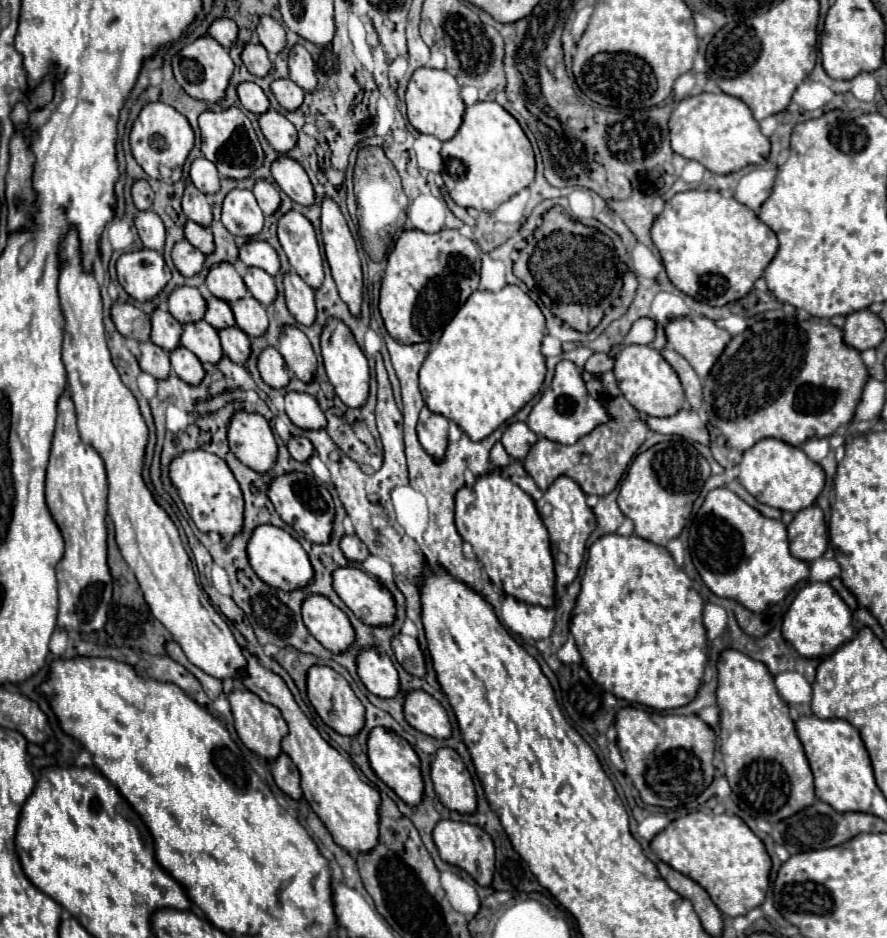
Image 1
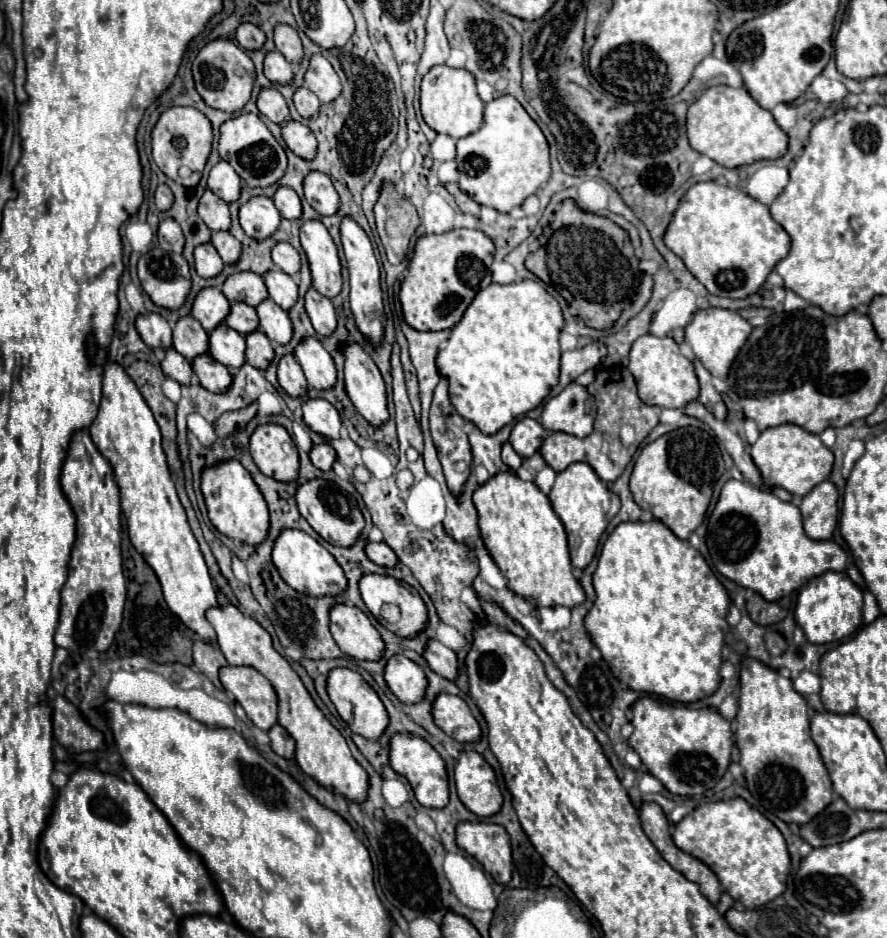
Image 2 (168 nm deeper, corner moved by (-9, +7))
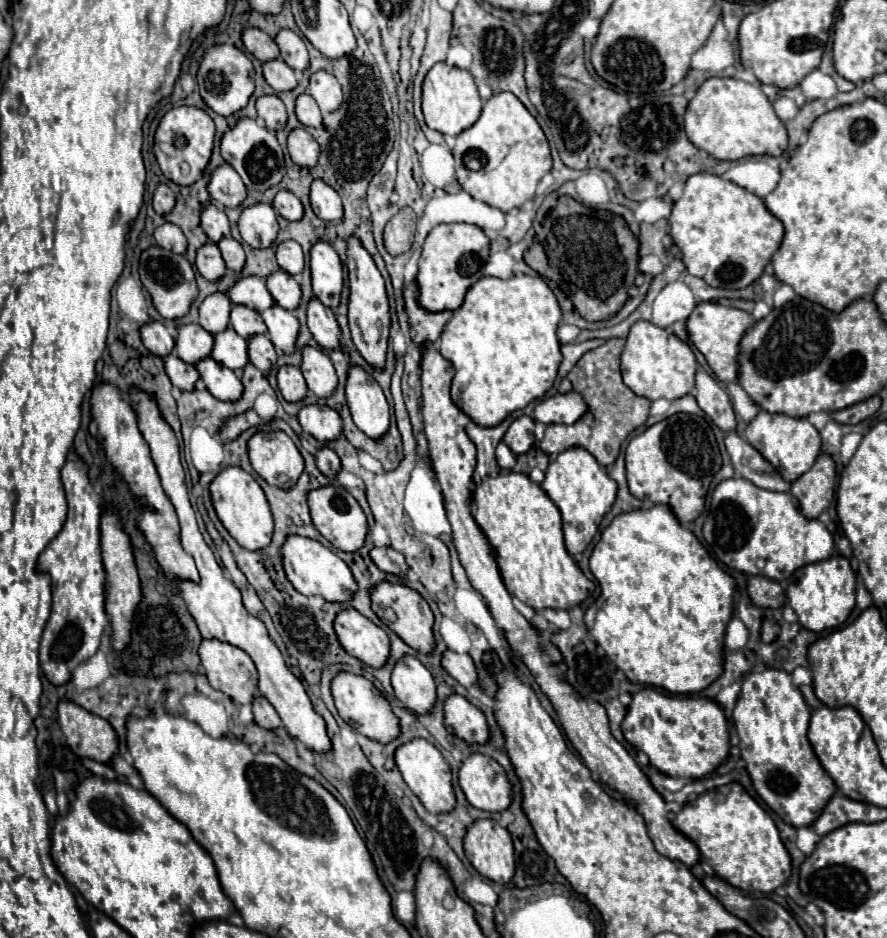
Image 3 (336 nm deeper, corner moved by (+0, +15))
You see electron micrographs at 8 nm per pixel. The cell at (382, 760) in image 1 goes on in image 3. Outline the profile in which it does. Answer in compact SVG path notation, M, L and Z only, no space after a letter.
M416 738L396 750L396 764L404 776L404 782L412 788L412 792L420 798L424 808L432 814L452 812L456 806L456 796L452 788L452 772L446 764L442 752L424 738Z

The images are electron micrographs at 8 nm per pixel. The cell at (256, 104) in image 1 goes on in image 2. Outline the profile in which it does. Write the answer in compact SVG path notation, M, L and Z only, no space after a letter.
M261 88L259 90L257 108L261 114L265 114L275 124L283 124L289 118L289 108L285 104L285 98L275 88Z

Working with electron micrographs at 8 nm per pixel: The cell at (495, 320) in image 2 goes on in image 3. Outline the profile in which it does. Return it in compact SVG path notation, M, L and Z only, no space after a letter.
M496 252L490 260L486 260L484 277L489 276L496 278L482 278L470 288L462 308L454 312L440 336L440 354L456 368L456 376L452 380L452 400L466 416L472 418L472 422L484 428L498 426L514 410L522 410L532 400L542 398L552 388L562 362L560 342L556 338L562 312L548 284L538 276L514 276L514 258L508 252Z

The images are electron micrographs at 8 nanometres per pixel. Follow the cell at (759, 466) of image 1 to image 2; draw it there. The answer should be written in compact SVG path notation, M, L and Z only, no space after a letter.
M781 424L781 426L767 428L765 432L761 432L759 440L751 446L751 458L753 458L755 466L759 468L761 478L763 478L763 482L767 486L779 486L779 488L787 490L793 496L805 496L805 494L809 494L817 484L821 484L821 482L825 482L829 478L831 468L833 468L833 454L831 454L829 448L823 446L823 442L819 440L819 436L805 432L803 428L799 428L795 424Z

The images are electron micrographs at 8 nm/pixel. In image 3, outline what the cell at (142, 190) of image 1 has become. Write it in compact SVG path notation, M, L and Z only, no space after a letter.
M158 184L154 192L154 212L160 216L166 216L174 208L174 202L176 202L174 192L166 184Z

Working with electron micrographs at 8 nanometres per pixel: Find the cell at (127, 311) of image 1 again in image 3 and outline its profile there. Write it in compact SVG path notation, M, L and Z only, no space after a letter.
M150 322L142 326L142 342L154 356L168 356L174 350L174 338L160 322Z

